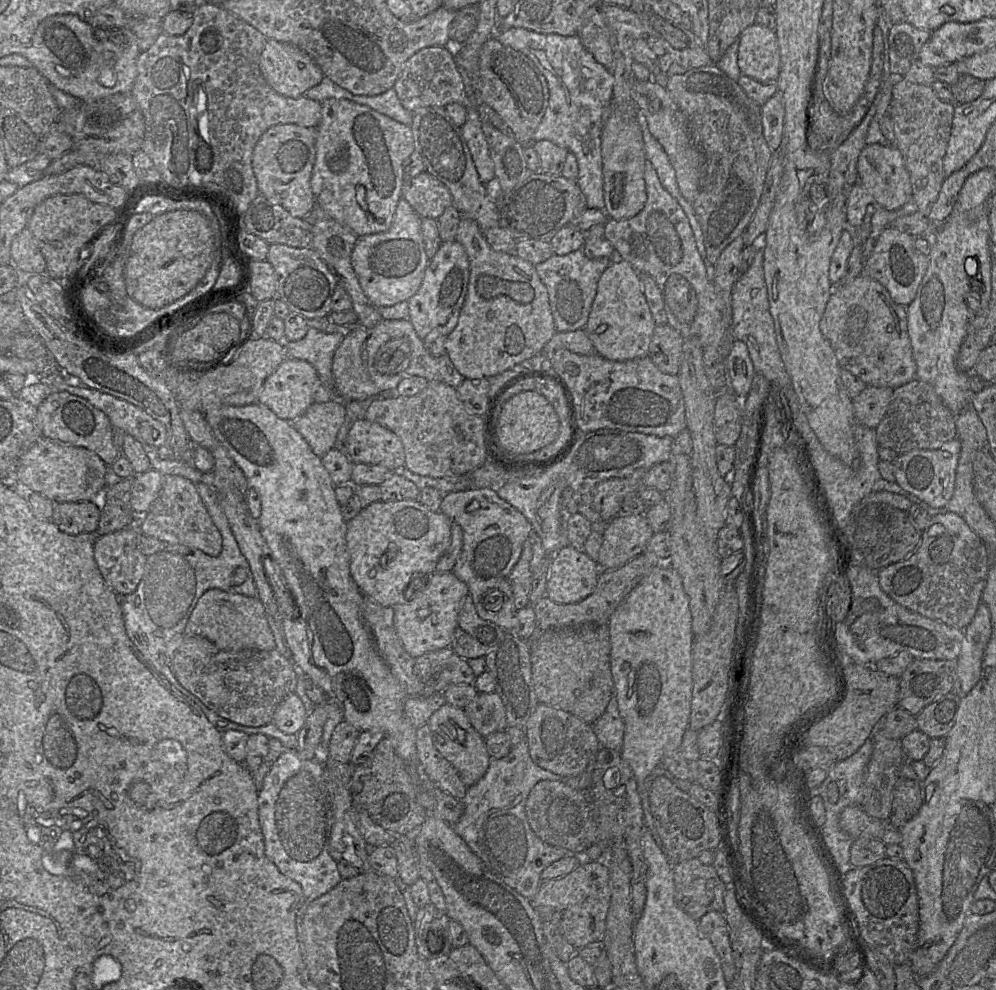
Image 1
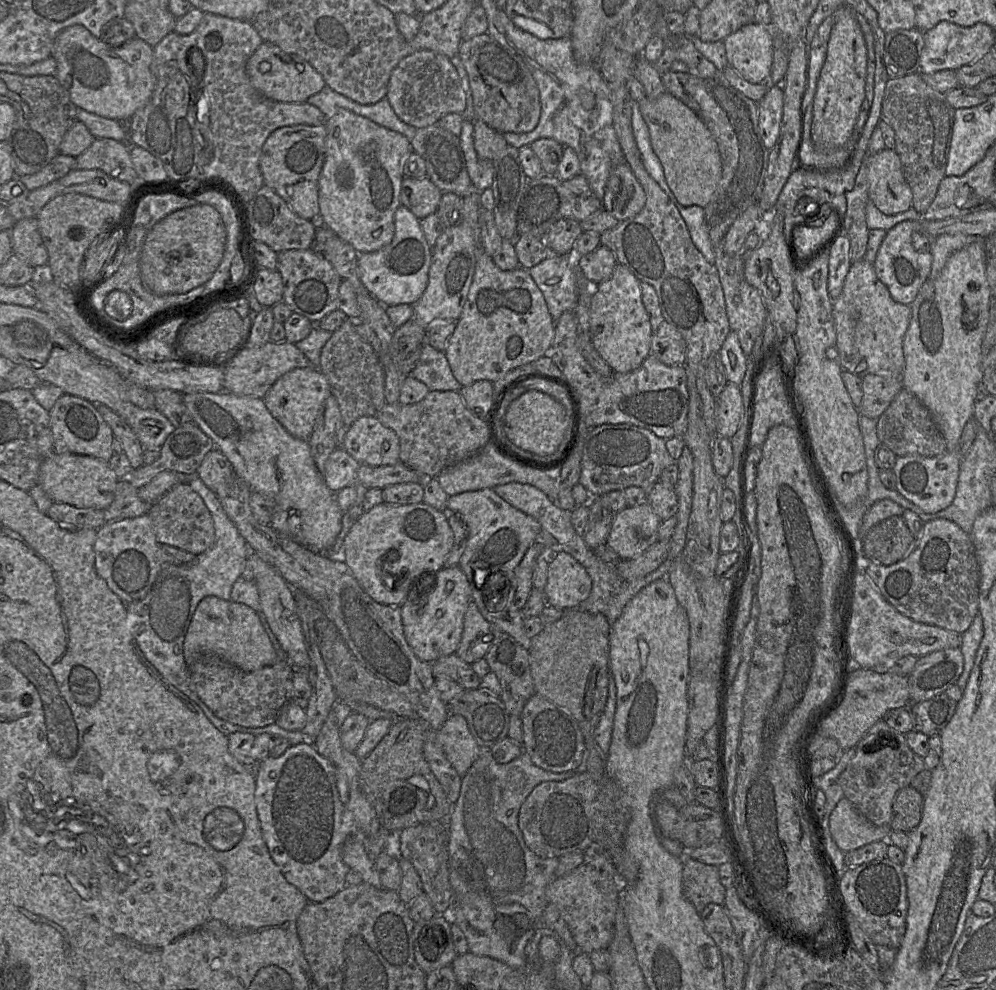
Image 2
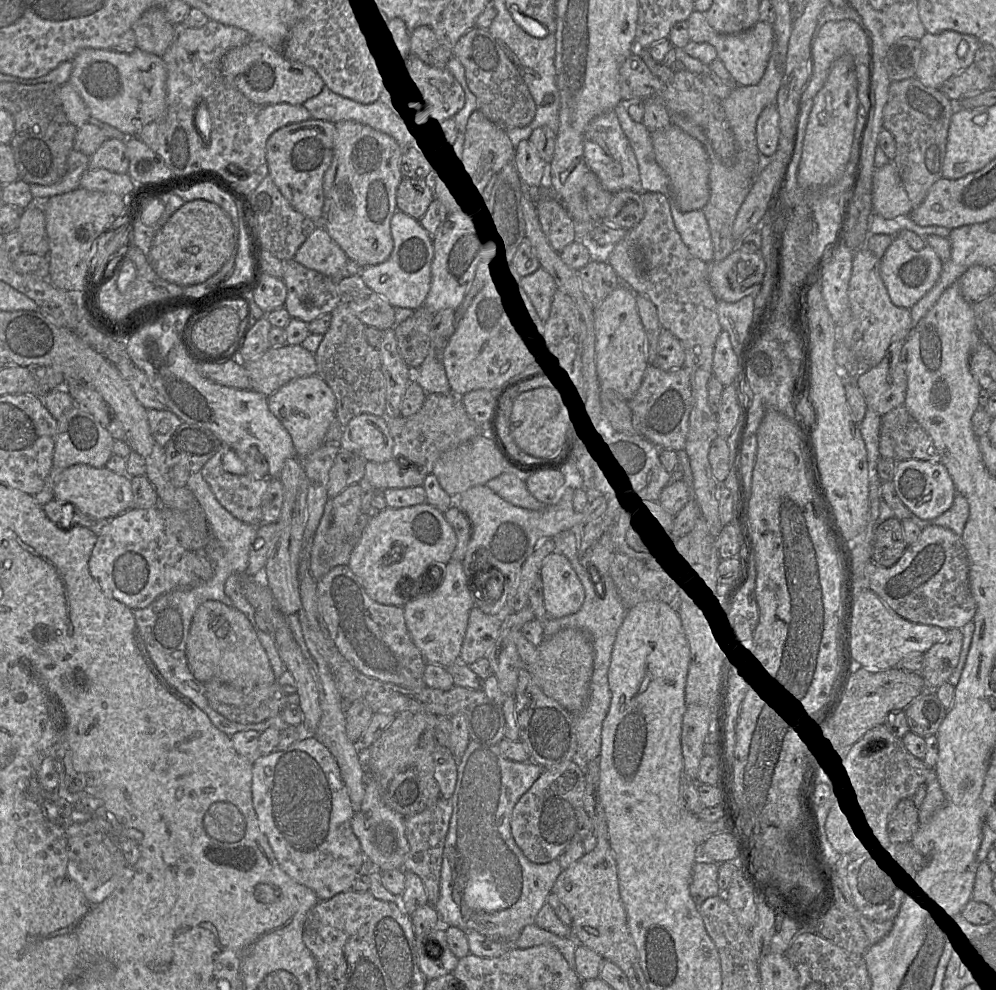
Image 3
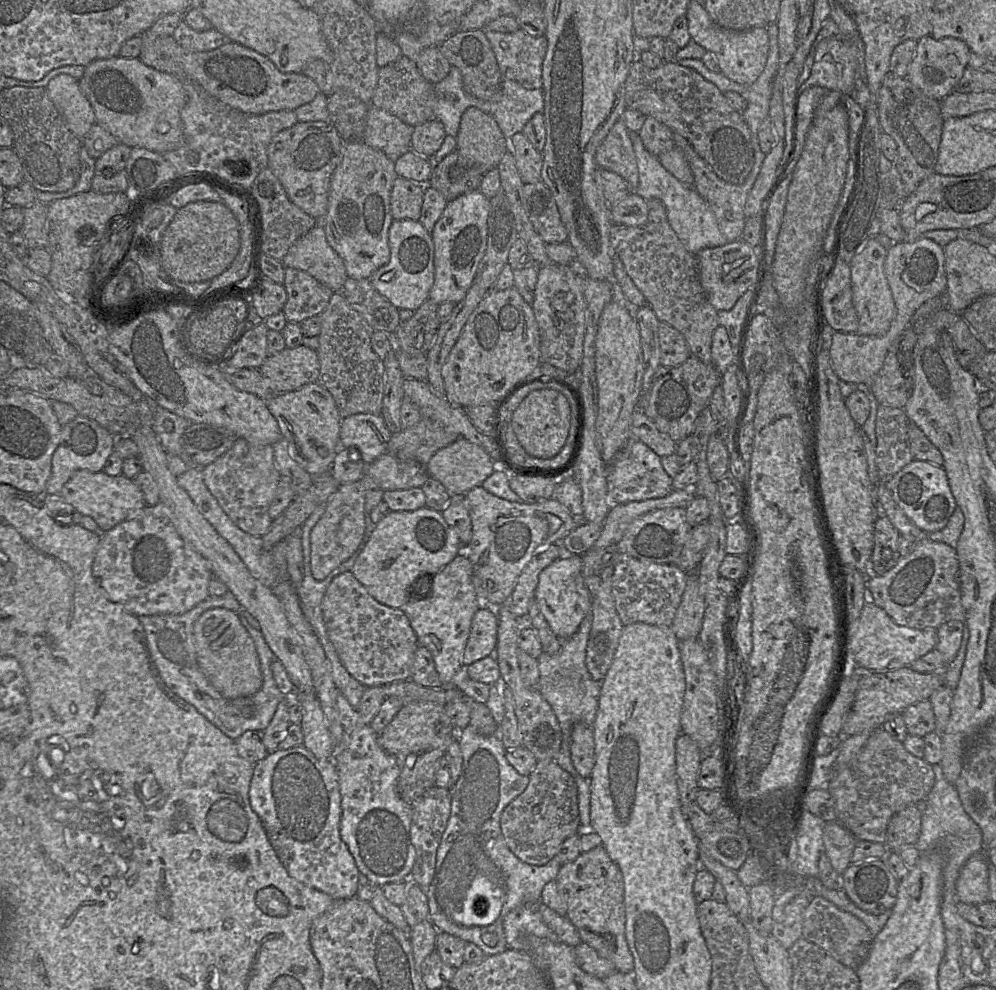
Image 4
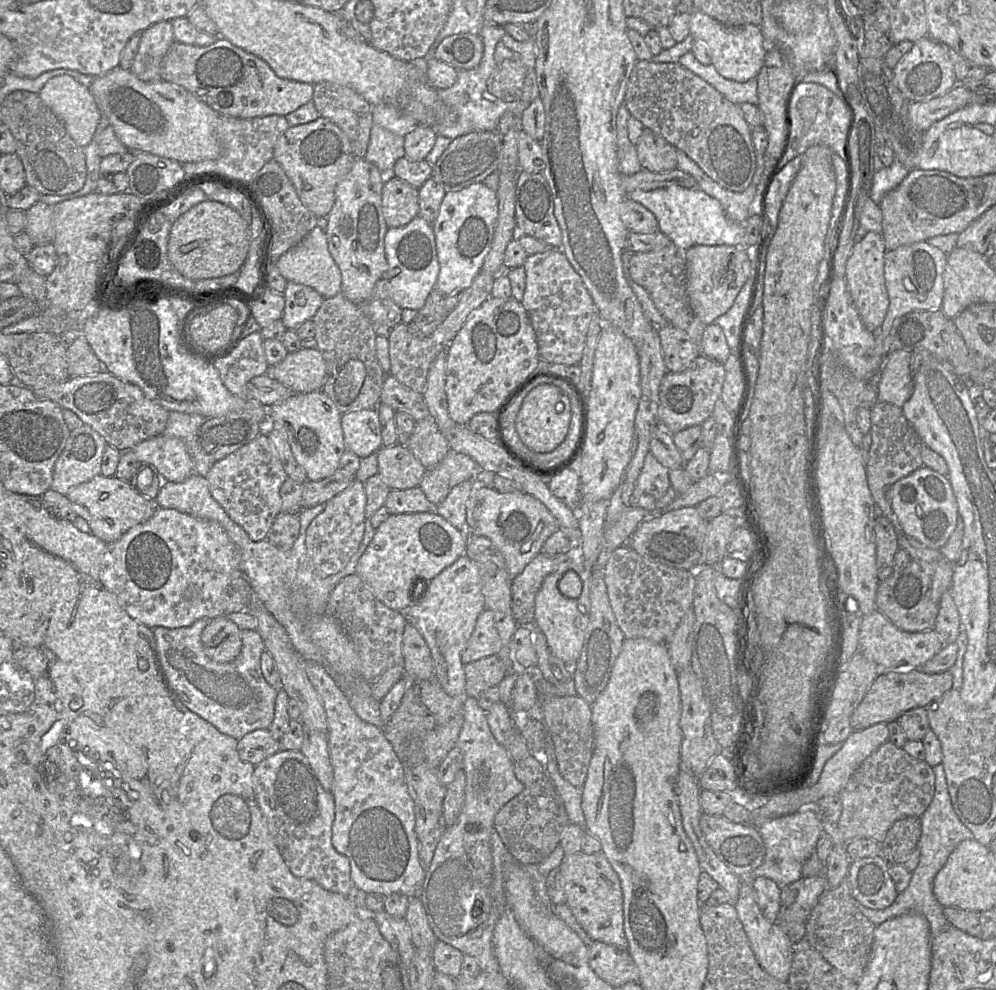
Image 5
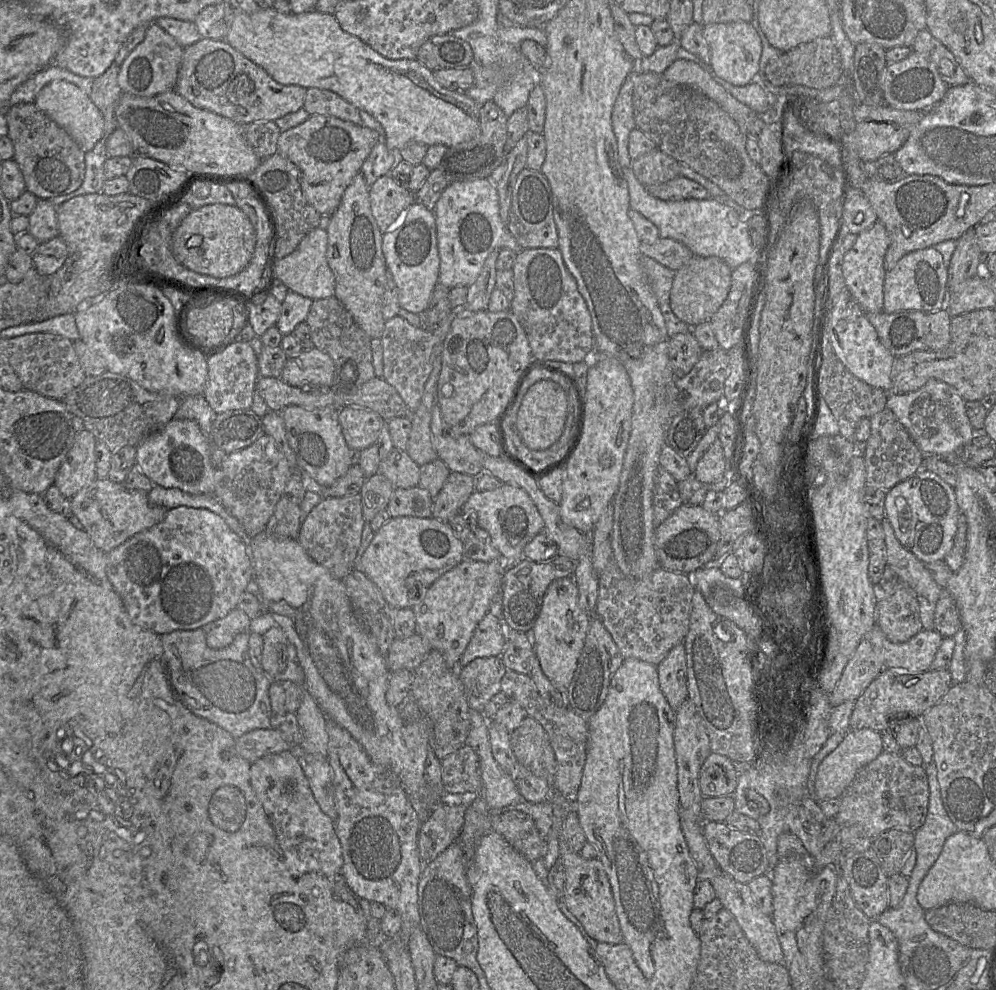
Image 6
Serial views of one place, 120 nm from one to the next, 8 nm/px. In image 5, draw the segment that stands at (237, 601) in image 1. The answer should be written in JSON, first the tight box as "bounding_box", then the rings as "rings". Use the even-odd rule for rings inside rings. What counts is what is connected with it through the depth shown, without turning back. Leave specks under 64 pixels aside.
{"bounding_box":[201,615,242,662],"rings":[[[226,615],[209,620],[201,634],[205,654],[214,662],[233,661],[242,647],[241,630]]]}

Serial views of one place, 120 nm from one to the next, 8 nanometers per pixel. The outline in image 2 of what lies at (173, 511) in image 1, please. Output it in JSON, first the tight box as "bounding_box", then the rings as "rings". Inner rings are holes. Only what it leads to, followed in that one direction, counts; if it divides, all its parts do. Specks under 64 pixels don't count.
{"bounding_box":[148,482,215,555],"rings":[[[178,482],[162,497],[151,504],[148,516],[160,544],[166,544],[198,555],[211,548],[215,541],[215,529],[210,511],[203,499],[189,486]]]}

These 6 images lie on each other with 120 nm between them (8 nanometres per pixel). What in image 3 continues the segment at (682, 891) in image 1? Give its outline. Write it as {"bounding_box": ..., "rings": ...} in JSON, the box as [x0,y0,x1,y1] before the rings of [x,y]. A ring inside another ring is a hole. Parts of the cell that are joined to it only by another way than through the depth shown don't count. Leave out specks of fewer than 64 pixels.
{"bounding_box":[690,860,719,909],"rings":[[[698,860],[694,864],[690,883],[690,894],[698,909],[707,898],[719,895],[718,875],[719,864],[715,862]]]}

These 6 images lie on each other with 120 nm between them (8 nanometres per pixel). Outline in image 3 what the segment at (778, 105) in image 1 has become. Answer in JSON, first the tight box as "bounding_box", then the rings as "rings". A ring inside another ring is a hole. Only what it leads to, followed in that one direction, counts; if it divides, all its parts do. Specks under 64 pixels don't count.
{"bounding_box":[756,103,779,158],"rings":[[[773,103],[761,111],[756,125],[757,147],[763,158],[771,158],[776,153],[779,135],[779,113]]]}

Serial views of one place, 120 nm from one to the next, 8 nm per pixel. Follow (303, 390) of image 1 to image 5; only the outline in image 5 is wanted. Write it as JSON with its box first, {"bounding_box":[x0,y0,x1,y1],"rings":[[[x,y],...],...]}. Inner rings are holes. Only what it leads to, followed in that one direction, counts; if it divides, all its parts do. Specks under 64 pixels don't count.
{"bounding_box":[267,390,346,481],"rings":[[[323,390],[296,393],[267,409],[269,426],[285,432],[292,453],[305,469],[309,481],[322,480],[337,471],[340,458],[346,451],[342,413]]]}

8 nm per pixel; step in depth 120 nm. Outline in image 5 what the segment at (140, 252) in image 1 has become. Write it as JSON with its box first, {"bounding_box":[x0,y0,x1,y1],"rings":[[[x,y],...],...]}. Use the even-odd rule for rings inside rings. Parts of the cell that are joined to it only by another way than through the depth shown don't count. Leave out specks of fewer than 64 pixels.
{"bounding_box":[168,200,250,280],"rings":[[[205,200],[173,222],[168,238],[168,259],[185,278],[205,280],[239,272],[250,247],[249,225],[232,208]]]}

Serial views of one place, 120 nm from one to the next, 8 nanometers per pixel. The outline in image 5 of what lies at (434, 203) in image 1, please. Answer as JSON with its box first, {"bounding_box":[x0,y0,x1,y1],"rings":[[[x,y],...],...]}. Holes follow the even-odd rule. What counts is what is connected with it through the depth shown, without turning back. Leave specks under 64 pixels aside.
{"bounding_box":[381,174,419,228],"rings":[[[391,174],[387,175],[381,204],[388,228],[405,226],[419,215],[418,189]]]}

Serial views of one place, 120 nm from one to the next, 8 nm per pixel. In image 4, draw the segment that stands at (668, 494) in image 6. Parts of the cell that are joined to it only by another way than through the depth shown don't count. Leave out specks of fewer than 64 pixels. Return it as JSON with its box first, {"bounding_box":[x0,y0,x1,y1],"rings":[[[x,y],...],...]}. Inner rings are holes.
{"bounding_box":[606,438,673,504],"rings":[[[630,438],[606,466],[608,499],[611,504],[663,498],[673,491],[672,479],[664,470],[661,457],[636,438]]]}

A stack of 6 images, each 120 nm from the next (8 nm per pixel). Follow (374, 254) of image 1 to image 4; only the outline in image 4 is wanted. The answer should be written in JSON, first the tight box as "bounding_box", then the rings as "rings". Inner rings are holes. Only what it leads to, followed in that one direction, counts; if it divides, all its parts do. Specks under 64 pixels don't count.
{"bounding_box":[369,220,434,311],"rings":[[[393,220],[388,231],[389,262],[369,278],[373,287],[397,309],[415,311],[427,299],[434,283],[434,244],[418,220]]]}

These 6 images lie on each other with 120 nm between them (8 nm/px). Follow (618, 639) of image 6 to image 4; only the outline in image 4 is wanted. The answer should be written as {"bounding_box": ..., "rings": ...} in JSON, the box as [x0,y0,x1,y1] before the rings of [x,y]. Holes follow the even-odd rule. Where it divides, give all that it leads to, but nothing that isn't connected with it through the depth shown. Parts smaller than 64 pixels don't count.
{"bounding_box":[611,551,688,626],"rings":[[[620,551],[612,575],[611,593],[623,626],[636,622],[671,626],[686,588],[688,574],[674,564],[643,562]]]}

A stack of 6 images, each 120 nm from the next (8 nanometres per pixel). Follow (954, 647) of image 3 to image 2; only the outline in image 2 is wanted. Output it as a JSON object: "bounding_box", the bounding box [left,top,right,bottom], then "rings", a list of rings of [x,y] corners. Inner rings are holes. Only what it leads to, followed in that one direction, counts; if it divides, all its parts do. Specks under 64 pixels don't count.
{"bounding_box":[907,648,964,703],"rings":[[[959,648],[931,652],[918,658],[907,676],[911,703],[932,699],[956,684],[964,667],[964,657]]]}

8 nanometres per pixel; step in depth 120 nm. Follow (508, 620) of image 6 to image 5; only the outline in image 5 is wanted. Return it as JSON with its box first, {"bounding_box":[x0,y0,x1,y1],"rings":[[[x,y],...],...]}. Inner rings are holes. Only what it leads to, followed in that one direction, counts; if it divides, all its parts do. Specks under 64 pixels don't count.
{"bounding_box":[511,554,568,625],"rings":[[[537,554],[518,574],[511,580],[511,609],[518,625],[534,622],[535,597],[544,578],[554,572],[557,567],[568,560],[566,554]]]}

